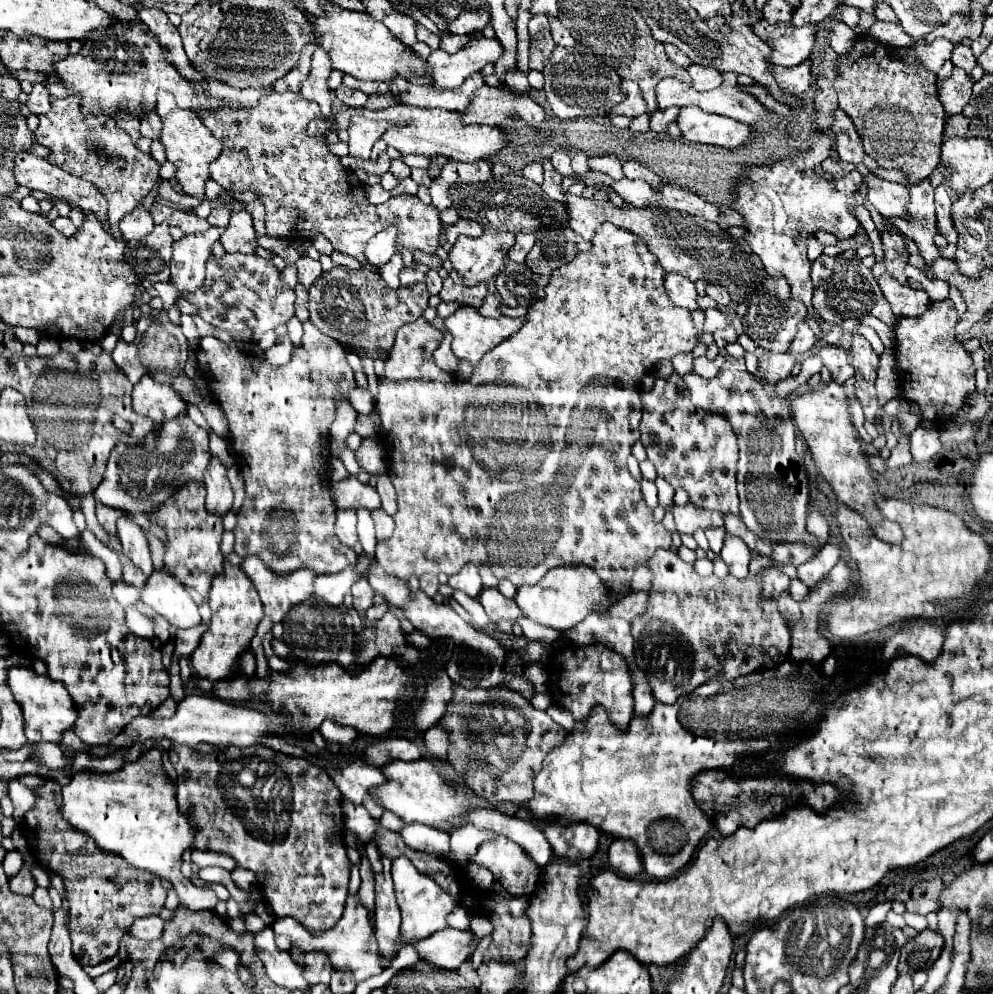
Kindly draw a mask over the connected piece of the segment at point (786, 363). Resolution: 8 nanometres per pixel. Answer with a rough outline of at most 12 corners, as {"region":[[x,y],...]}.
{"region":[[756,348],[758,370],[770,382],[788,378],[796,358]]}

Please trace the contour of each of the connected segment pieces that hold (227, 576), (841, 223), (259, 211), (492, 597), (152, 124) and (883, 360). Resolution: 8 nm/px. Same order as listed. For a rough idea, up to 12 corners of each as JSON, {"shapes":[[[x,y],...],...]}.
{"shapes":[[[226,562],[212,620],[190,660],[198,676],[232,674],[262,620],[250,578]],[[820,132],[794,154],[742,176],[732,208],[767,274],[812,306],[806,242],[860,224],[850,206],[863,177],[814,166],[832,140]],[[258,200],[246,204],[254,218],[254,228],[262,236],[264,230],[264,206]],[[484,586],[478,602],[492,620],[522,616],[512,598]],[[154,112],[142,114],[140,132],[146,138],[158,140],[162,122]],[[892,350],[880,354],[876,380],[884,406],[898,396],[900,376]]]}

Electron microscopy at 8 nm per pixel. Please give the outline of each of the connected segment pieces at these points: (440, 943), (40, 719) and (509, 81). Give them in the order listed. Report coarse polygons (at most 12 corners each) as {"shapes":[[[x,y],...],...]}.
{"shapes":[[[444,928],[414,942],[422,960],[456,970],[476,934]],[[12,666],[30,744],[62,740],[76,706],[60,682]],[[520,68],[508,70],[504,84],[526,94],[530,84]]]}

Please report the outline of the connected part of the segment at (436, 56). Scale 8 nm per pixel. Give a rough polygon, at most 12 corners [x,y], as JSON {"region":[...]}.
{"region":[[498,38],[428,56],[434,88],[458,88],[502,56]]}

